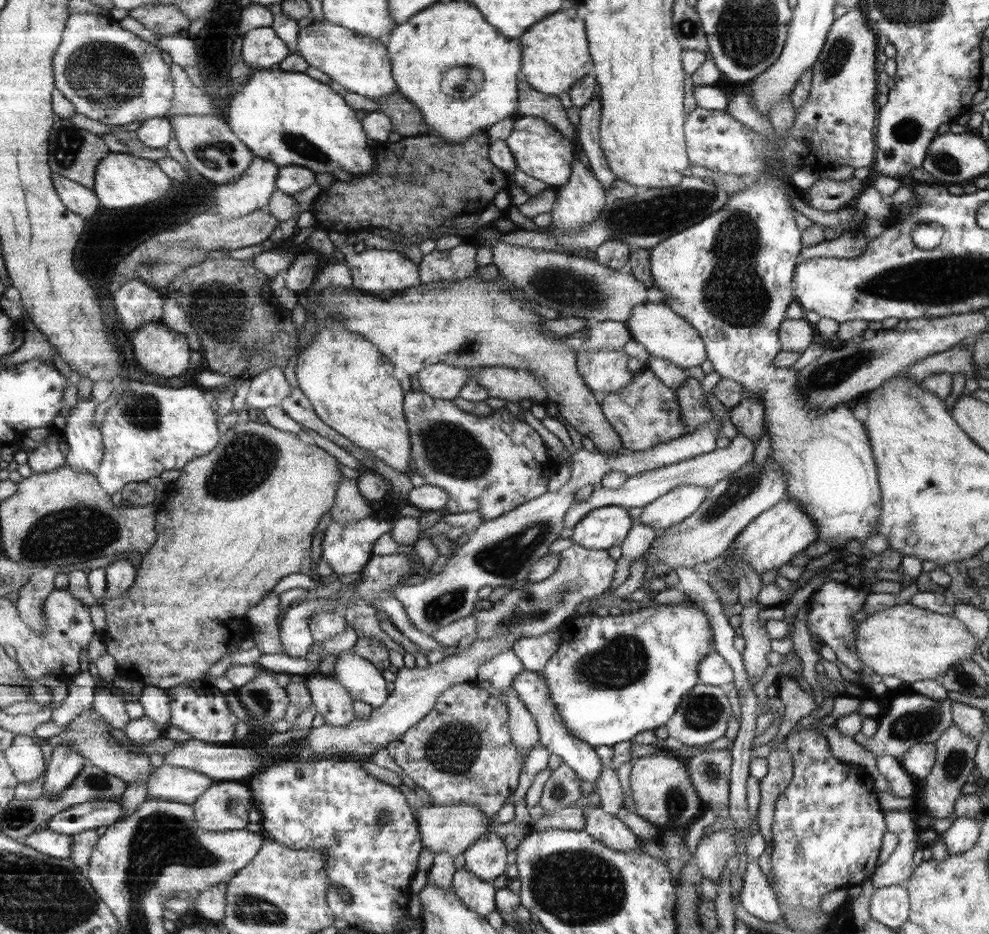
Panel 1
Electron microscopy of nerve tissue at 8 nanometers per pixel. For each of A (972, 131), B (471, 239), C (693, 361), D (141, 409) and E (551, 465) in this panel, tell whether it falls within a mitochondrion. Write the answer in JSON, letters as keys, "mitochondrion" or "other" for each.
{"A":"other","B":"other","C":"other","D":"mitochondrion","E":"other"}

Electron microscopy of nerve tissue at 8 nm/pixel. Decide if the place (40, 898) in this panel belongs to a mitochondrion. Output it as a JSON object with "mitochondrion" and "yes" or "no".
{"mitochondrion":"yes"}

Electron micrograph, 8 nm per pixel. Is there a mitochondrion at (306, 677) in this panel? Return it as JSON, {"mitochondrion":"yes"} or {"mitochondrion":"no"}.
{"mitochondrion":"no"}

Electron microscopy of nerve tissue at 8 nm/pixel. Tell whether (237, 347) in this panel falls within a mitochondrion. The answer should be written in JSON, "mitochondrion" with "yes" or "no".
{"mitochondrion":"no"}

